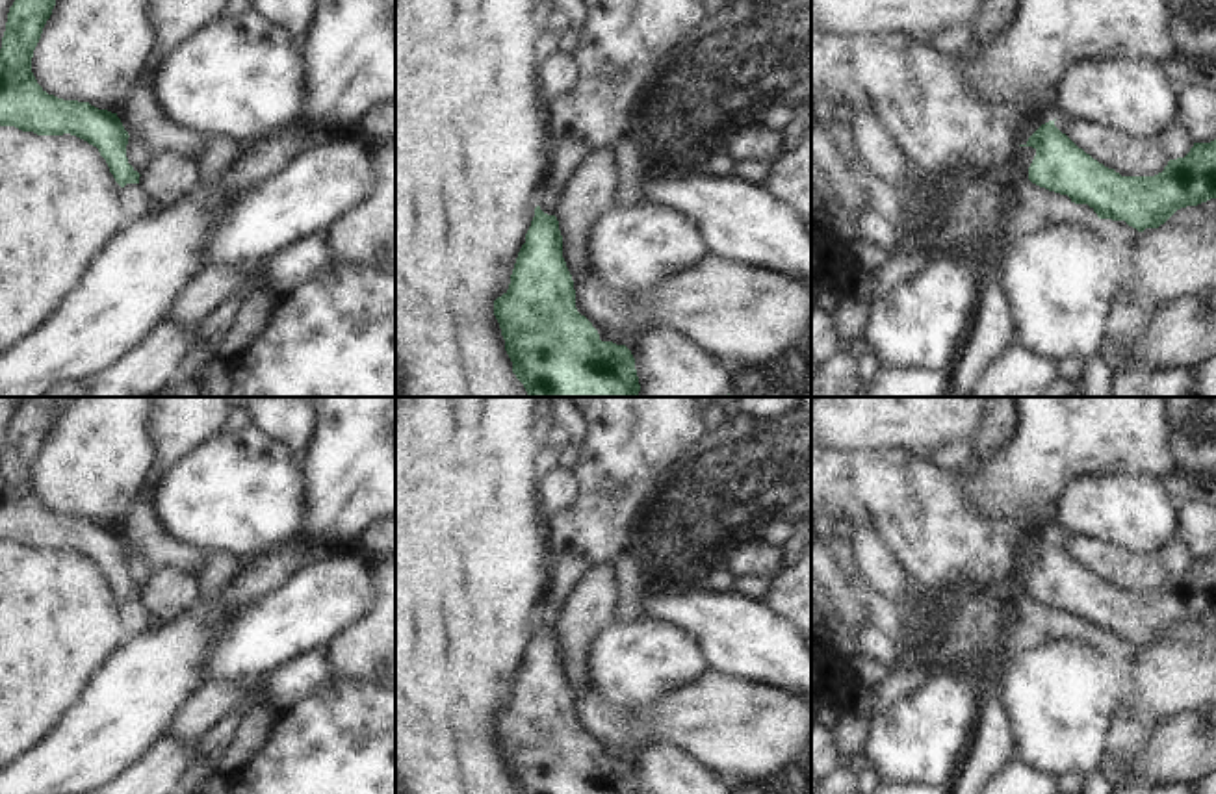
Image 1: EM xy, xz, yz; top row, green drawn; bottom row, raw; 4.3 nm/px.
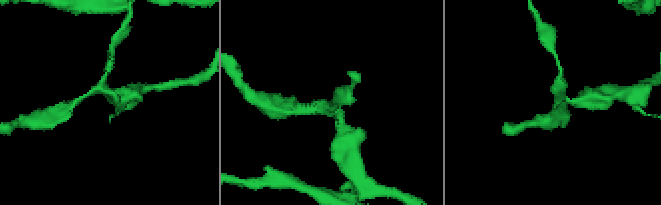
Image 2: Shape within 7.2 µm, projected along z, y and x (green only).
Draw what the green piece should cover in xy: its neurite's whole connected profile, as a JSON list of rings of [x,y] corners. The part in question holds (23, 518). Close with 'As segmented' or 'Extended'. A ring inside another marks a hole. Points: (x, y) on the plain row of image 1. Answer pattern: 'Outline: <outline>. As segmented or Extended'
Outline: [[[28,397],[9,423],[0,464],[0,542],[37,551],[76,551],[98,564],[121,603],[139,599],[141,590],[126,573],[130,551],[117,529],[48,510],[32,488],[33,466],[58,408],[56,397]]]. As segmented

